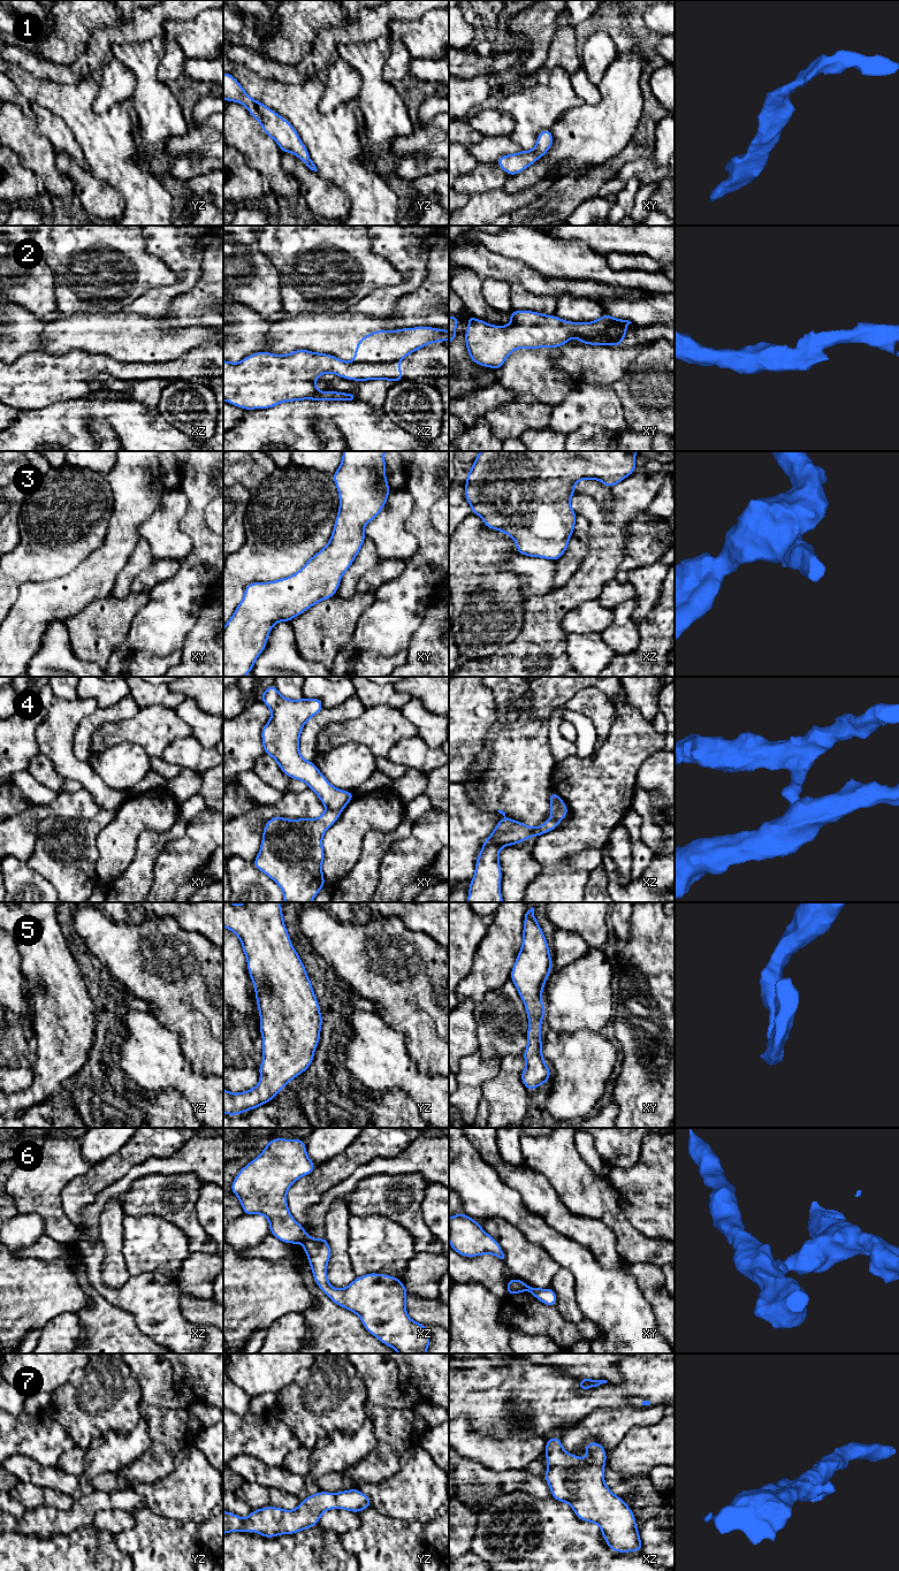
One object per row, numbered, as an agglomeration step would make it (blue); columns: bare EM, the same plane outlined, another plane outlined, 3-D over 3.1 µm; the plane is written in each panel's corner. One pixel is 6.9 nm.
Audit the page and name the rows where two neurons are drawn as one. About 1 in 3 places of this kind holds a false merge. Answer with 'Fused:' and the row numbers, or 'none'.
Fused: 2, 4, 6

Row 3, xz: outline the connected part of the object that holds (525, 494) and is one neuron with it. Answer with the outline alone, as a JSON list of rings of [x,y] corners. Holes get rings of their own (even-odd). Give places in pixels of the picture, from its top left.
[[[480,451],[467,472],[465,483],[465,499],[471,504],[471,513],[480,516],[487,528],[498,529],[501,533],[509,534],[516,543],[518,554],[528,557],[541,557],[548,560],[557,560],[566,551],[569,539],[573,534],[578,514],[573,511],[570,499],[574,496],[574,487],[579,480],[599,480],[605,487],[612,488],[623,479],[635,472],[637,451]]]

